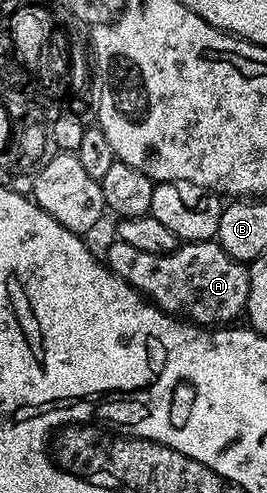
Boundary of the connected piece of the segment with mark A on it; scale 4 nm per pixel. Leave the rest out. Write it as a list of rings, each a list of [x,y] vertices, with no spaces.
[[[115,239],[113,243],[114,245],[107,250],[106,256],[104,255],[106,267],[111,268],[117,274],[118,279],[128,282],[163,312],[177,314],[189,323],[203,326],[226,326],[237,321],[234,319],[245,313],[250,285],[250,269],[243,261],[233,260],[218,245],[217,239],[182,242],[172,254],[147,254],[145,250],[136,250],[136,246],[128,246],[128,242],[119,239]]]

